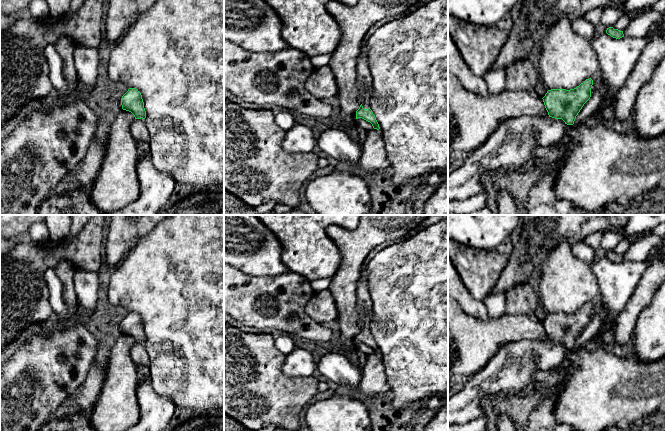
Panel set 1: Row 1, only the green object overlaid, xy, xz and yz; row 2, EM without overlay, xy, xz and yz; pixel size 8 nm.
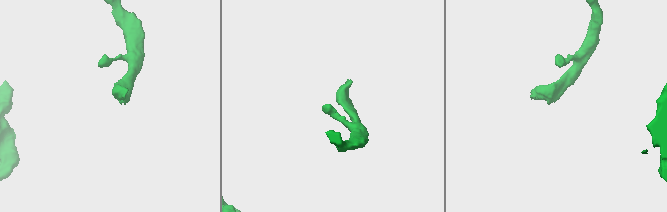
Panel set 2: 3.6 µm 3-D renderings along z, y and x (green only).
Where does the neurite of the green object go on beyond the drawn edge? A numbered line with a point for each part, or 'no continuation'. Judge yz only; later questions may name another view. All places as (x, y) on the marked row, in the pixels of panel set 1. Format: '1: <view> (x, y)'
1: yz (508, 148)

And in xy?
1: xy (139, 130)

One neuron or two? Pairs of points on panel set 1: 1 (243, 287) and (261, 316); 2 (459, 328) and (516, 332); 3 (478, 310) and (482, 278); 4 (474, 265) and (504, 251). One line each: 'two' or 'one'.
1: one
2: one
3: two
4: one

